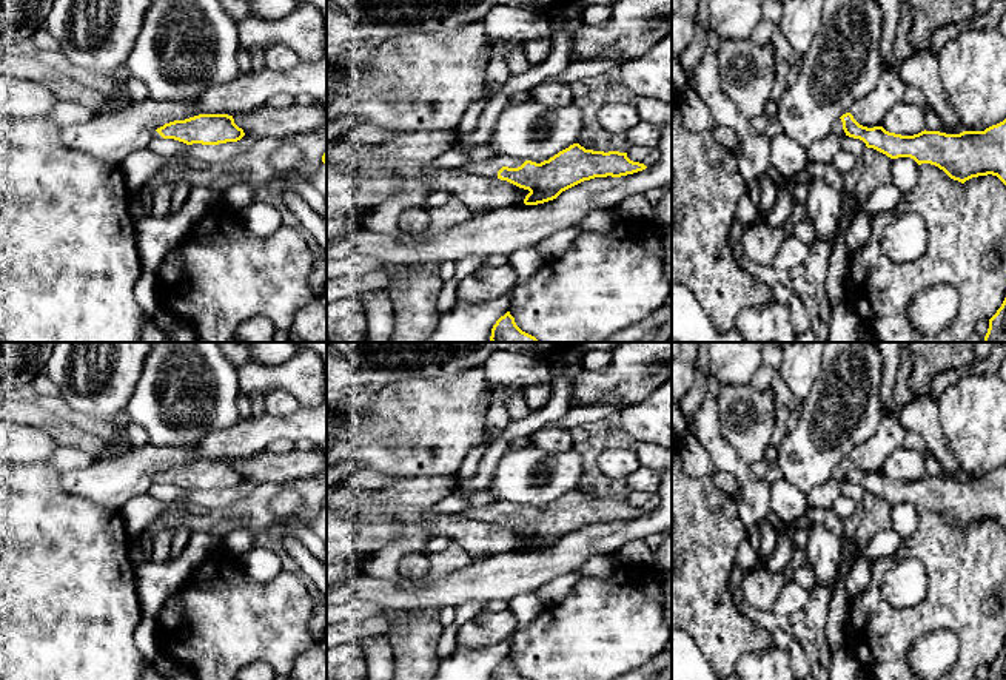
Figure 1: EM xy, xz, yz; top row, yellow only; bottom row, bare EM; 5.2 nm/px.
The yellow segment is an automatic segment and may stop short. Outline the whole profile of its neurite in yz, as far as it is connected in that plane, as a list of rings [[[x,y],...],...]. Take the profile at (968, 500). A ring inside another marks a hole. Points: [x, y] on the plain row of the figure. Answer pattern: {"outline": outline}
{"outline": [[[846,458],[833,469],[832,478],[860,484],[867,493],[890,504],[910,503],[918,510],[935,510],[961,529],[992,520],[1006,530],[1006,464],[984,476],[946,480],[924,475],[914,481],[901,481],[883,472],[863,472]]]}

